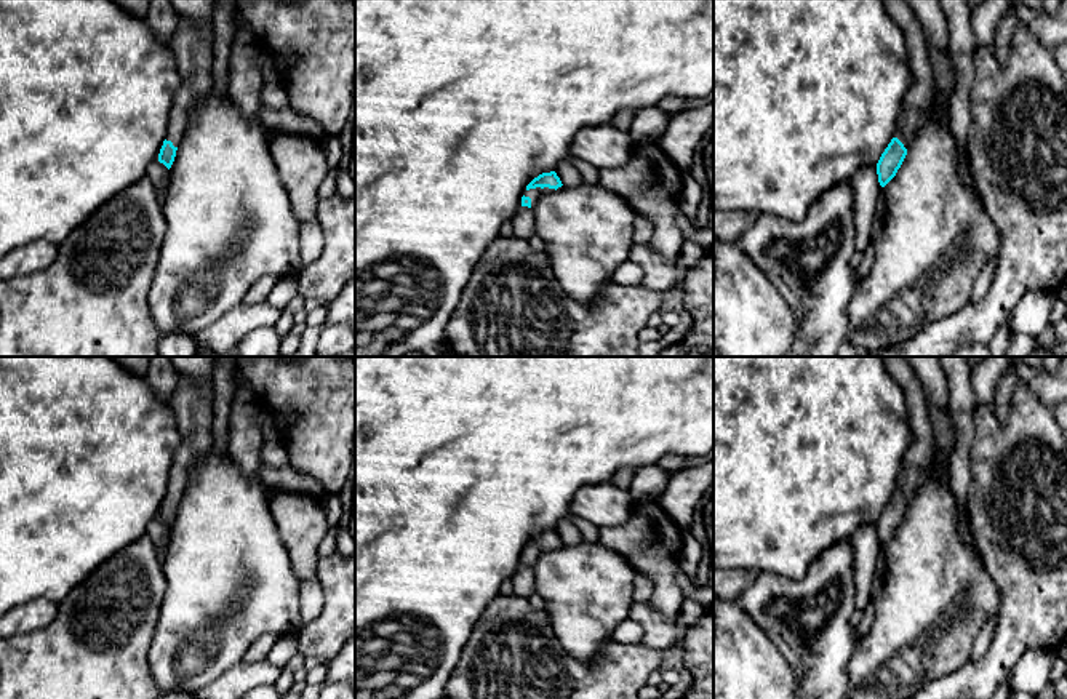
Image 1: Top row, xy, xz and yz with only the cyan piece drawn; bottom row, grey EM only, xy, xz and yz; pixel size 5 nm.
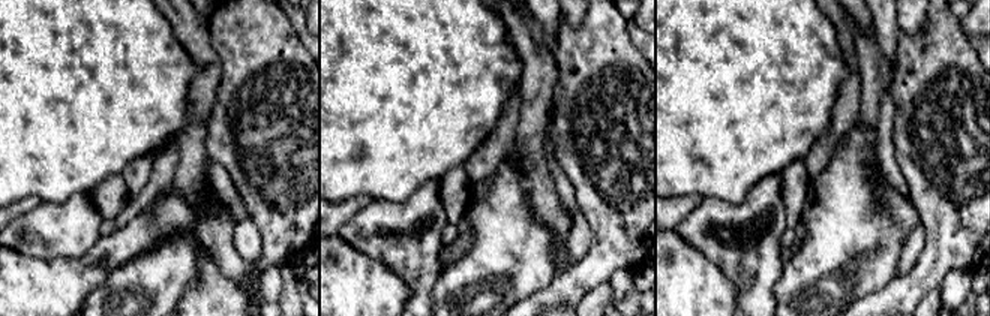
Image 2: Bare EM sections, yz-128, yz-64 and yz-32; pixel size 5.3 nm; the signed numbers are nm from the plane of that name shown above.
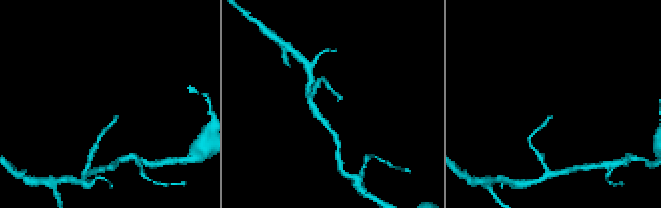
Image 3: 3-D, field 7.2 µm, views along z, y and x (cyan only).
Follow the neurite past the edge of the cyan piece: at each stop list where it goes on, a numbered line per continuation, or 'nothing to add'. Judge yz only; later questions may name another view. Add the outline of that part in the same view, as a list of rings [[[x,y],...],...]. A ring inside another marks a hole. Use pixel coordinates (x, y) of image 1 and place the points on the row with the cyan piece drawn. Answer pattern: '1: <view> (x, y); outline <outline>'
1: yz (917, 101); outline [[[883,0],[883,3],[888,14],[905,35],[909,66],[913,75],[913,83],[904,96],[894,133],[894,138],[909,150],[917,133],[928,120],[928,110],[934,94],[934,78],[928,59],[928,46],[915,13],[909,8],[905,0]]]

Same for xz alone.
1: xz (535, 194); outline [[[536,187],[536,189],[525,190],[523,195],[531,198],[531,208],[534,208],[542,195],[552,194],[552,192],[555,192],[555,189],[549,189],[549,187],[541,189],[541,187]]]

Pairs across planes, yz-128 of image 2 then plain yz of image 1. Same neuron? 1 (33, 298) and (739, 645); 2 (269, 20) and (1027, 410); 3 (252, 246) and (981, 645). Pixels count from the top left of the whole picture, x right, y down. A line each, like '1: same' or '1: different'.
1: same
2: same
3: same

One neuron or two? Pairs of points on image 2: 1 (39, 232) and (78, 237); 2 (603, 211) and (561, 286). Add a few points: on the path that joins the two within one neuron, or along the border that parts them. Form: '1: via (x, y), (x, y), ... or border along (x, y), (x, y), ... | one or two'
1: via (48, 232), (69, 232) | one
2: via (603, 232), (603, 253), (582, 274) | one

